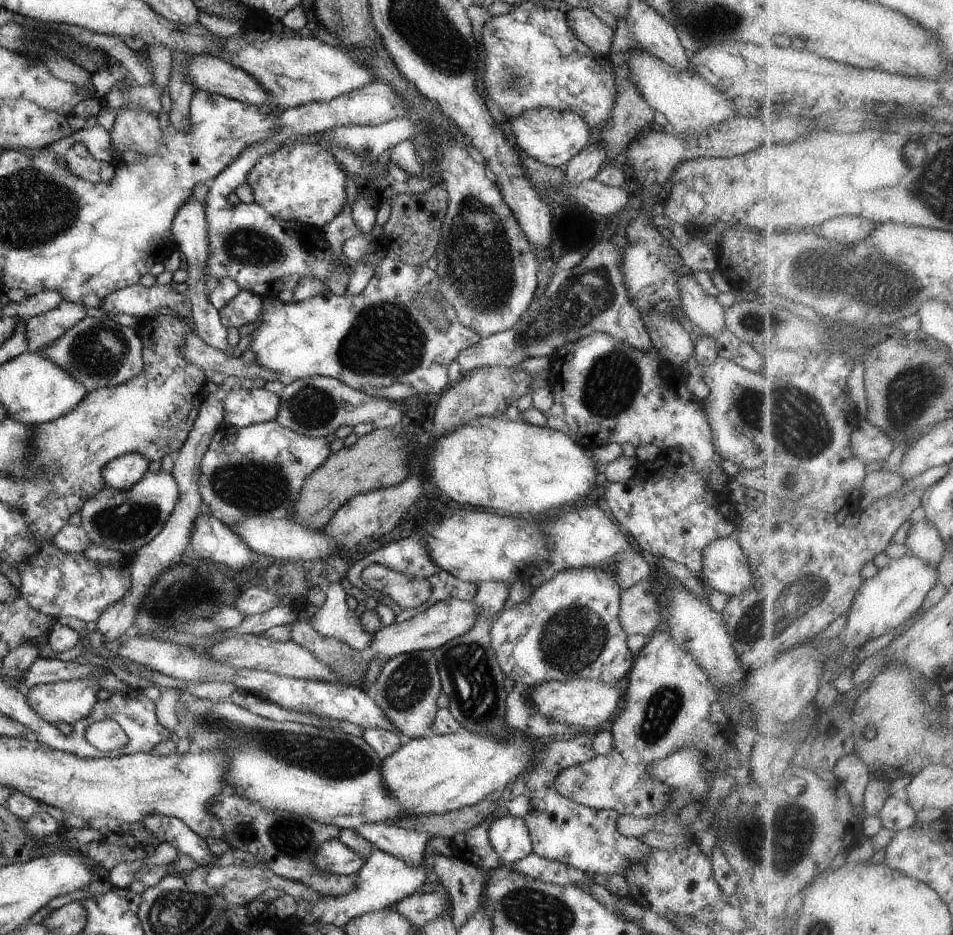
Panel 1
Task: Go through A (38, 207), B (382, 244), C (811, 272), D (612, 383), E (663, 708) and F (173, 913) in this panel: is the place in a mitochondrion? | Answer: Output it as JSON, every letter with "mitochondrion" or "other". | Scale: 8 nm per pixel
{"A":"mitochondrion","B":"other","C":"mitochondrion","D":"mitochondrion","E":"mitochondrion","F":"mitochondrion"}

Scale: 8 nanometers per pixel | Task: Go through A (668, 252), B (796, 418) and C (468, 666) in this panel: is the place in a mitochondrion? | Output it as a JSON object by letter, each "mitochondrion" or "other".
{"A":"other","B":"mitochondrion","C":"mitochondrion"}

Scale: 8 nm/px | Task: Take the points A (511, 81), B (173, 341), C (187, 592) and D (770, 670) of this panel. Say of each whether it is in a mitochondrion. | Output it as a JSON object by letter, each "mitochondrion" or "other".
{"A":"mitochondrion","B":"other","C":"mitochondrion","D":"other"}

